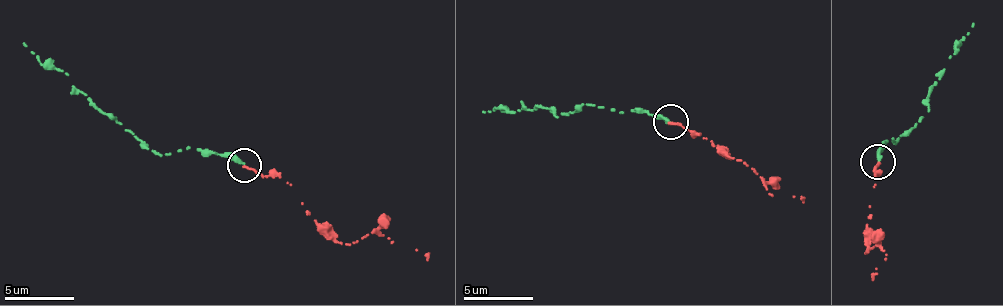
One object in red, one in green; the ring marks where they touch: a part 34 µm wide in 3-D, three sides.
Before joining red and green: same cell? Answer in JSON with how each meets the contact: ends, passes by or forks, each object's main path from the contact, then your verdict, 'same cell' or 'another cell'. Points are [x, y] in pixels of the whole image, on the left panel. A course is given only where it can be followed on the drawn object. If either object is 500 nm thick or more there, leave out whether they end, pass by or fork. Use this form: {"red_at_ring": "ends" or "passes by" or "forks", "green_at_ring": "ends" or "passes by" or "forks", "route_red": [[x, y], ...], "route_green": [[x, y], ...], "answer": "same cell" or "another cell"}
{"red_at_ring": "ends", "green_at_ring": "ends", "route_red": [[244, 166], [292, 184], [305, 212], [341, 243], [356, 243], [380, 231], [392, 244], [418, 249], [428, 260]], "route_green": [[244, 163], [196, 148], [169, 154], [143, 149], [123, 125], [88, 100], [62, 70], [41, 66], [24, 43]], "answer": "another cell"}

